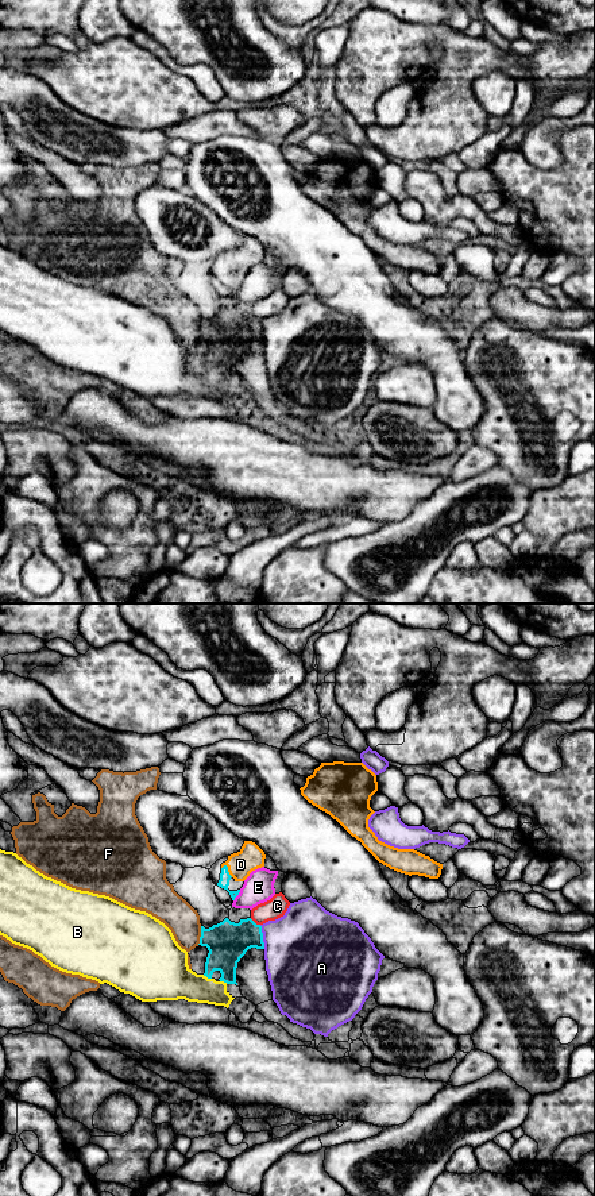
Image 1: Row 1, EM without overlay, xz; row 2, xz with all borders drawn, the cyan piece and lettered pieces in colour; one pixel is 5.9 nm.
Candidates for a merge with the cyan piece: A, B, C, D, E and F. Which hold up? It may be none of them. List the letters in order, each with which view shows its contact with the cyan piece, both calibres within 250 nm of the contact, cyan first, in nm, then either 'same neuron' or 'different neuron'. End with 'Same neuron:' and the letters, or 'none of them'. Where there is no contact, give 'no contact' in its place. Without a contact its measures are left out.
A: xz | 240/460 nm | different neuron
B: xz | 240/300 nm | different neuron
C: xz | 240/120 nm | different neuron
D: xz | 60/150 nm | same neuron
E: xz | 60/180 nm | different neuron
F: xz | 240/190 nm | different neuron
Same neuron: D

